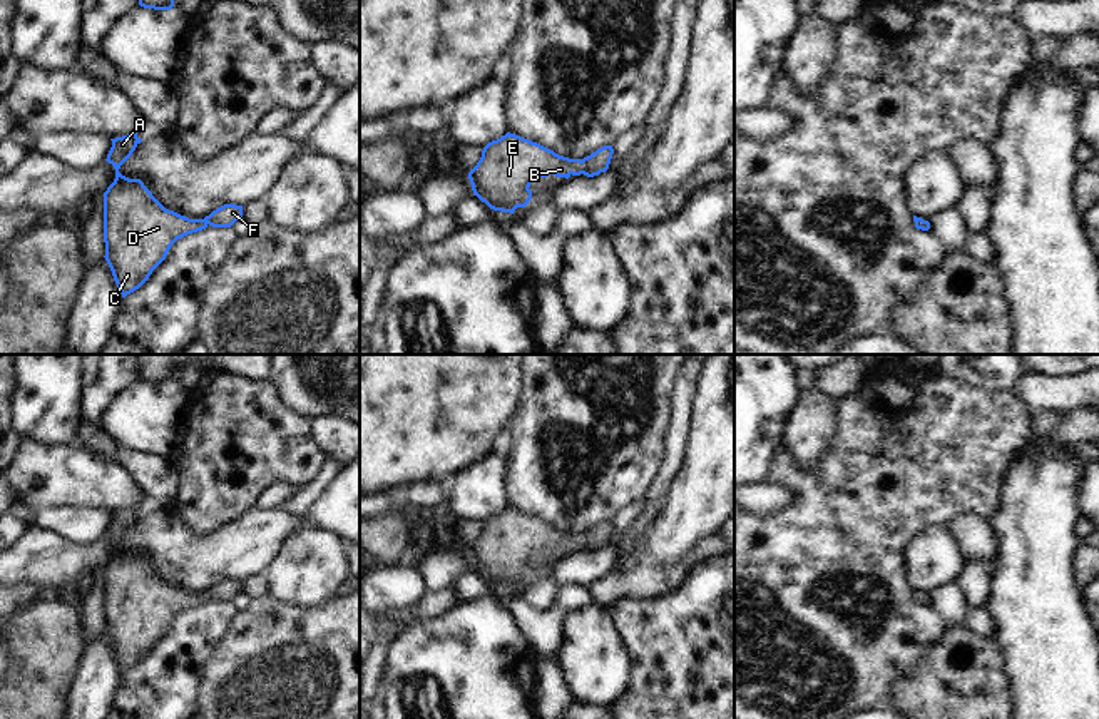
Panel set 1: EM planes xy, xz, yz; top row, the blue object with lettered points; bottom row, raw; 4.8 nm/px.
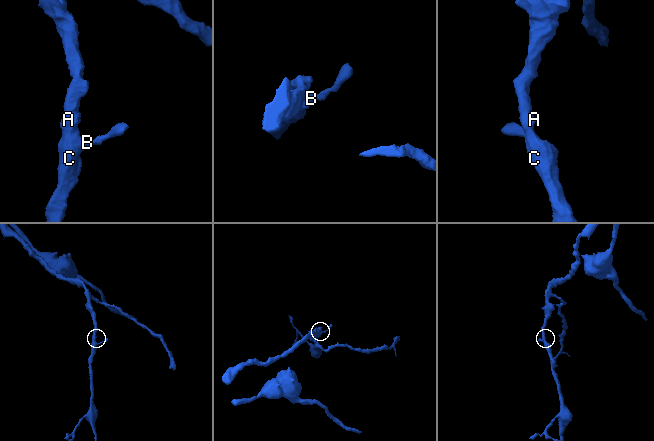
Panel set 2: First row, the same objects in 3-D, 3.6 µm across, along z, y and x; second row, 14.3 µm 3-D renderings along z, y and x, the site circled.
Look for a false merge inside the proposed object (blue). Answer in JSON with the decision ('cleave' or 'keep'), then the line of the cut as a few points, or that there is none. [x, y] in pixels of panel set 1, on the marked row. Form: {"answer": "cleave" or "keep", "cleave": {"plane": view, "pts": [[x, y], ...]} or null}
{"answer": "keep", "cleave": null}

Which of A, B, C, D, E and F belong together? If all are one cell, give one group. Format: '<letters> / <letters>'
A B C D E F

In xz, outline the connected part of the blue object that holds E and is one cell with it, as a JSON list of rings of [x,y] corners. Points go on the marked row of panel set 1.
[[[507,132],[488,142],[477,166],[468,172],[473,196],[493,211],[510,212],[532,199],[530,184],[550,174],[594,177],[609,169],[614,149],[604,145],[590,156],[569,159],[554,150]]]

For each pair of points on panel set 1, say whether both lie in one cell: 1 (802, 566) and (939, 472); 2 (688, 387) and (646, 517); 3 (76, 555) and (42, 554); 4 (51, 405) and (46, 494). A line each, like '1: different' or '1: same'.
1: same
2: same
3: same
4: different

